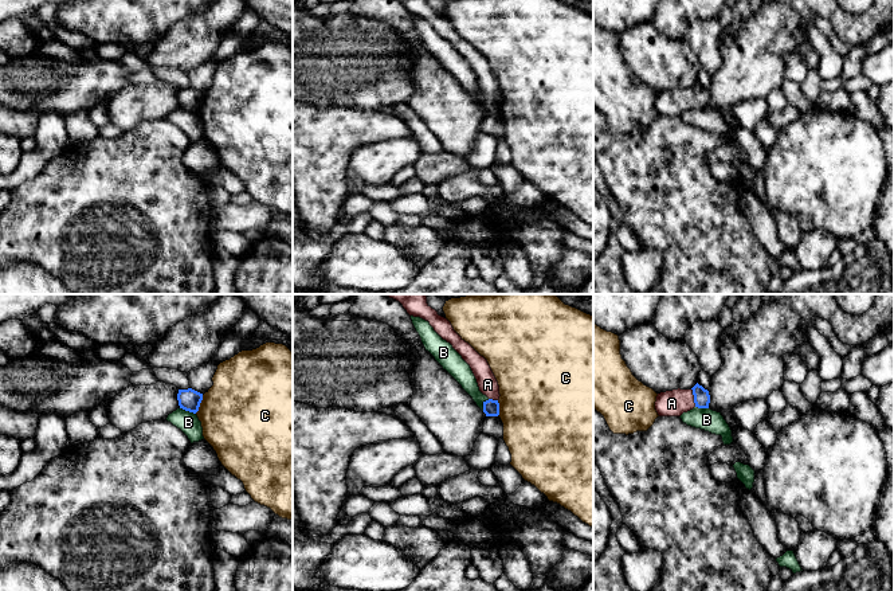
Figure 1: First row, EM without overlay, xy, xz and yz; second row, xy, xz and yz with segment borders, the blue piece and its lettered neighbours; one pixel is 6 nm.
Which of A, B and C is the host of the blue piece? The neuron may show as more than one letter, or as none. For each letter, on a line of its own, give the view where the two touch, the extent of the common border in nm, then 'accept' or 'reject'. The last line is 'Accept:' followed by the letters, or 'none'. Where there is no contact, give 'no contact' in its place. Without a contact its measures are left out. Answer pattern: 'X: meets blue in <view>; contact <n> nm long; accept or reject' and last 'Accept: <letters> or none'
A: meets blue in yz; contact 110 nm long; accept
B: meets blue in xy; contact 100 nm long; reject
C: meets blue in xy; contact 120 nm long; reject
Accept: A

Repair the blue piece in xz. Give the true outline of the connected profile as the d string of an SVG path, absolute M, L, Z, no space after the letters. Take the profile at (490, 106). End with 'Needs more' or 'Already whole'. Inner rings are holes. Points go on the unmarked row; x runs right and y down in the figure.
M399 0L409 15L420 16L430 21L434 30L462 55L470 64L479 90L489 98L483 101L483 111L486 116L499 114L499 85L487 62L468 42L466 42L452 27L451 21L439 15L427 0Z. Needs more

